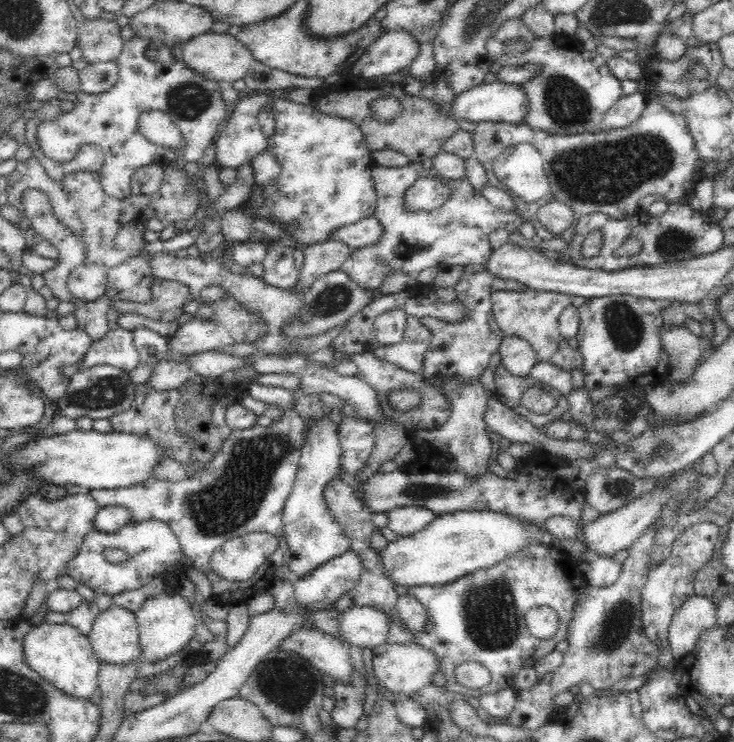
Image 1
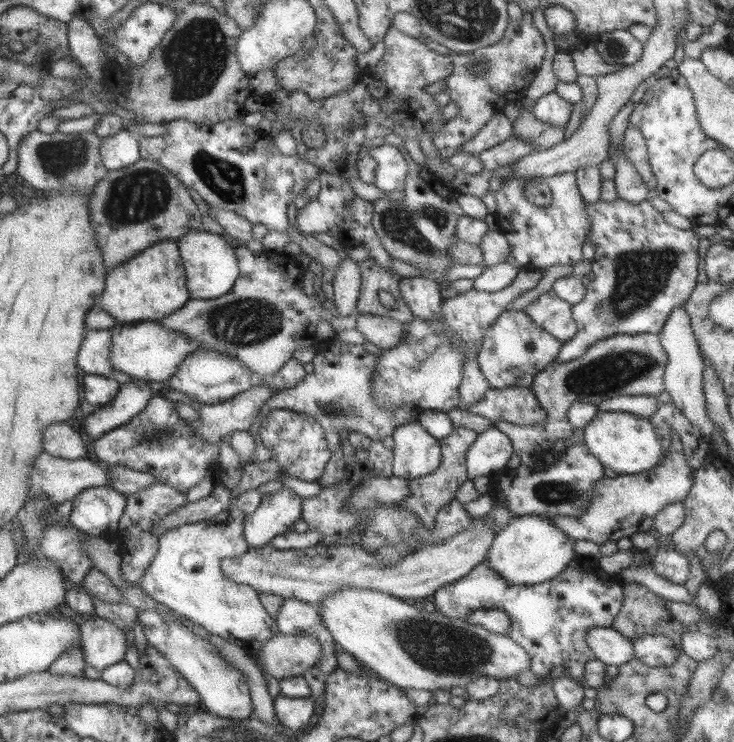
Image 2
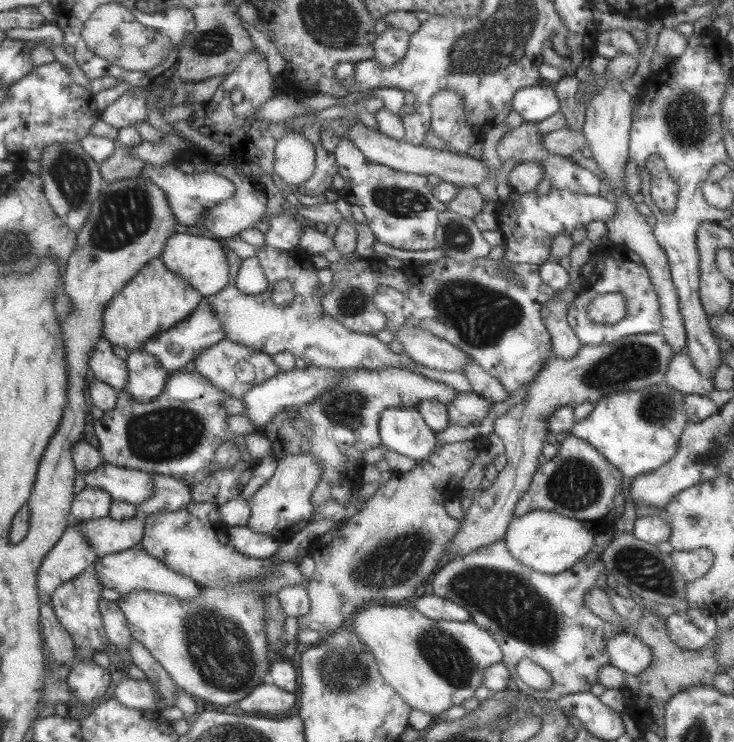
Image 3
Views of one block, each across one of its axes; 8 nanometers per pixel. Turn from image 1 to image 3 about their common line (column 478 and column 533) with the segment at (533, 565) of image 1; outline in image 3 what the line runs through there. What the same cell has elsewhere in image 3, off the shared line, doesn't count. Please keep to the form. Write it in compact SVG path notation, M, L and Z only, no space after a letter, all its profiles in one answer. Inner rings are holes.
M499 539L498 541L492 542L487 546L482 546L479 549L470 550L468 553L457 555L456 557L453 557L448 561L441 562L439 568L434 571L433 580L431 581L431 592L433 592L433 594L436 594L437 596L441 596L441 598L445 598L445 600L450 600L451 602L454 602L459 606L465 607L465 610L467 610L467 612L469 613L470 620L477 624L477 626L485 629L487 633L489 633L489 635L493 637L495 643L499 645L499 649L501 649L501 655L503 655L502 664L505 666L505 668L507 668L511 680L515 683L517 687L517 692L521 692L521 694L525 694L525 696L532 698L533 700L537 700L543 698L543 692L540 692L539 690L534 690L533 688L526 686L517 677L517 662L520 662L523 659L528 659L529 661L541 666L541 668L543 668L543 670L545 670L549 674L551 681L553 681L551 684L551 688L549 688L547 692L551 692L552 690L553 692L555 692L555 694L557 694L557 696L587 692L589 691L591 686L598 683L597 675L599 675L599 669L601 669L601 667L605 665L610 664L609 657L606 652L607 640L611 639L614 635L620 634L622 632L622 628L632 628L632 626L635 626L639 622L639 619L642 617L641 608L630 597L621 597L617 595L617 593L615 593L615 590L607 587L607 584L605 583L606 575L607 574L605 572L604 566L600 561L600 554L595 551L587 552L587 554L584 554L584 557L580 561L577 561L575 564L573 564L570 569L564 570L559 574L543 574L535 572L535 570L530 569L528 566L522 565L521 562L515 560L513 556L511 556L511 553L507 550L505 541L503 539ZM595 587L602 588L606 592L606 595L610 598L613 610L615 611L615 614L620 618L620 626L622 626L622 628L615 626L613 623L604 621L602 618L599 618L599 616L593 614L593 612L591 612L584 605L585 593Z

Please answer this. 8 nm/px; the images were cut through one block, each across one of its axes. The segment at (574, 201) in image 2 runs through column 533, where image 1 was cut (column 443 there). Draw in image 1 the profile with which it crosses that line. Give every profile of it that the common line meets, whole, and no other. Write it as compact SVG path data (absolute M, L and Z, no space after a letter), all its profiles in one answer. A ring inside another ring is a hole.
M409 163L403 168L375 165L370 170L372 185L376 191L376 210L373 215L382 227L382 238L376 244L354 249L343 260L340 269L360 287L374 290L382 284L388 274L414 274L438 266L482 264L490 258L492 251L488 235L504 229L510 233L518 232L524 218L518 211L502 210L483 198L480 191L471 186L467 178L460 177L454 183L447 181L453 190L452 197L437 211L408 213L402 211L402 198L406 188L420 177L440 178L430 168L422 168L420 163Z

